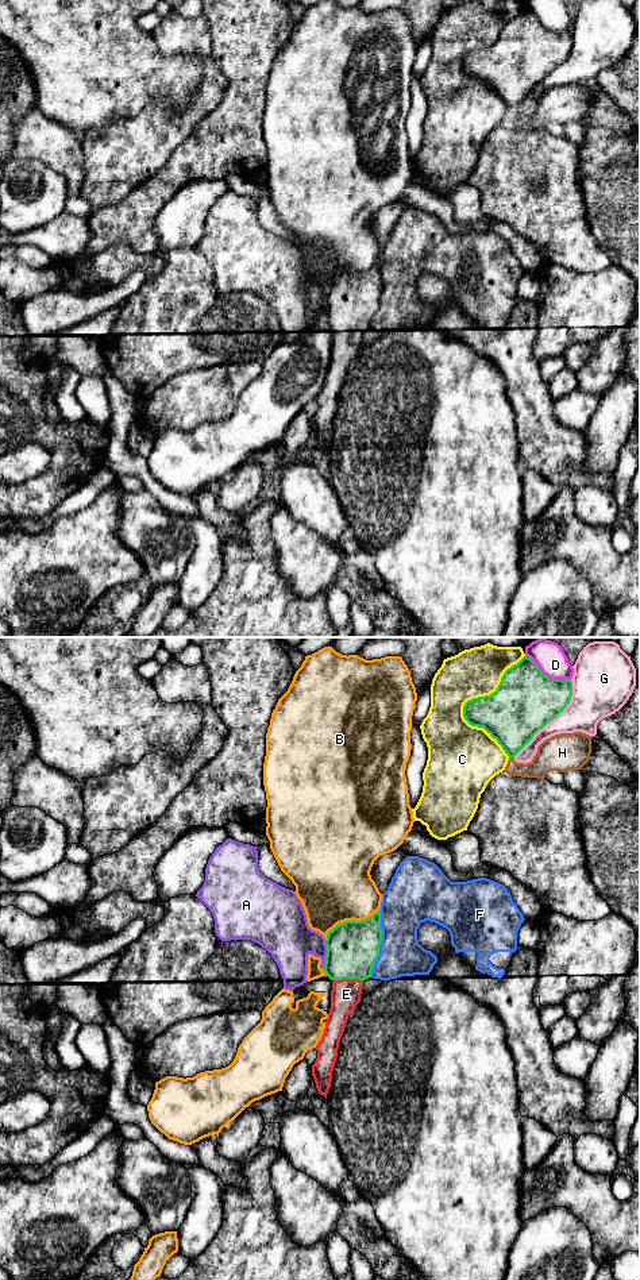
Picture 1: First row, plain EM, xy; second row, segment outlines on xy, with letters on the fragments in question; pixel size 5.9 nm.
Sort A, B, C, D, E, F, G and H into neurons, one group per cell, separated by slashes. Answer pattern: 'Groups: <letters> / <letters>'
Groups: A / B / C / D / E / F / G / H

